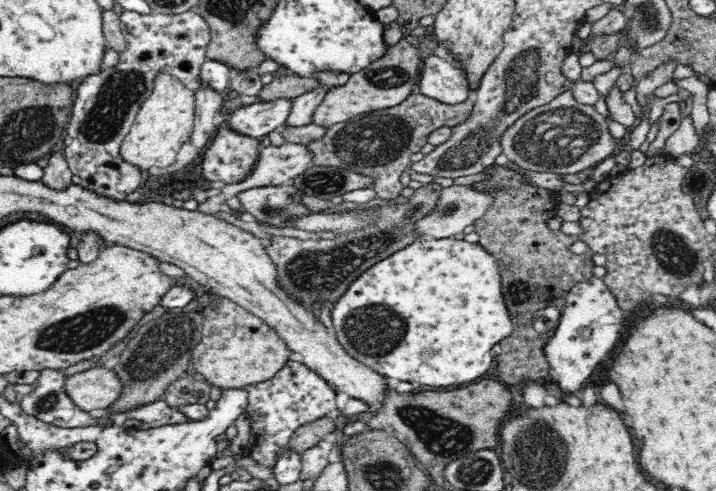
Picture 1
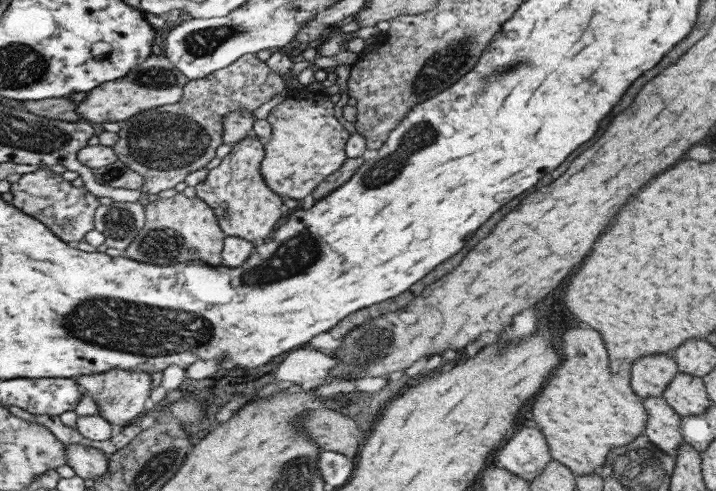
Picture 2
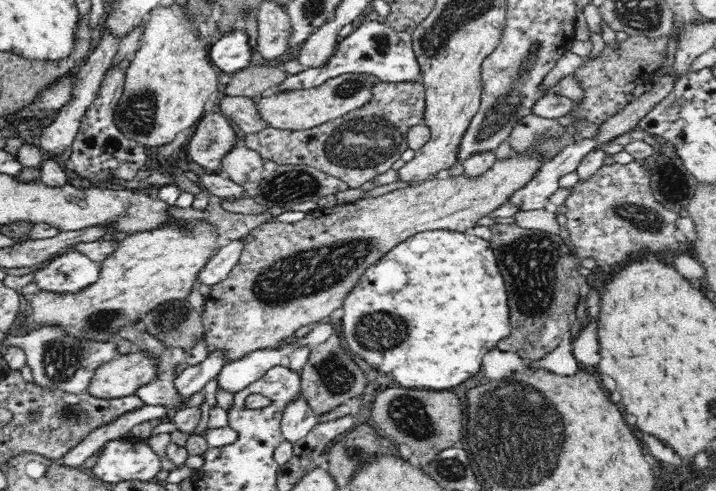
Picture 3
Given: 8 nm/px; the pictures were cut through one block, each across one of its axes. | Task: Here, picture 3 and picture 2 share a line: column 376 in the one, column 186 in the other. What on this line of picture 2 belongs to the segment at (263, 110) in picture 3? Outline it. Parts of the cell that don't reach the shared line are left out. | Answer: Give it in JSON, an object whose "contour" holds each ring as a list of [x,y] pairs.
{"contour":[[[151,53],[141,64],[126,75],[113,81],[98,84],[85,93],[83,100],[75,105],[78,116],[89,123],[117,122],[144,110],[175,104],[182,95],[183,85],[188,81],[164,56]]]}

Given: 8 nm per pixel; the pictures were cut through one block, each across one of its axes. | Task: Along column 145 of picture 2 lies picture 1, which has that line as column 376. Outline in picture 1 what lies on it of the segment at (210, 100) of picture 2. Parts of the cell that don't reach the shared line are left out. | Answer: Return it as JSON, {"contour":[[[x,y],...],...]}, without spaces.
{"contour":[[[411,92],[399,105],[375,110],[362,115],[352,115],[348,120],[325,127],[319,139],[308,141],[305,148],[310,153],[311,164],[343,168],[372,179],[372,190],[379,198],[394,198],[402,190],[400,176],[410,164],[410,156],[418,152],[430,132],[441,126],[452,128],[465,121],[473,105],[473,96],[456,104],[446,104],[420,93]]]}

